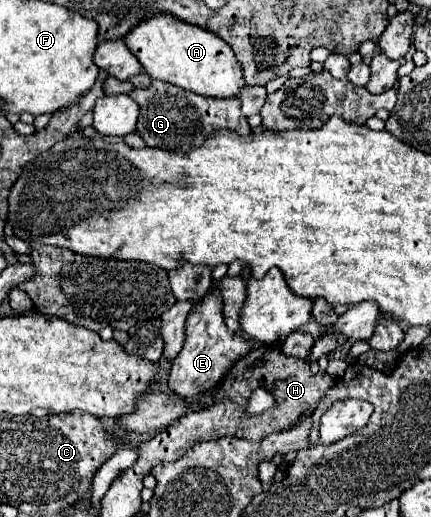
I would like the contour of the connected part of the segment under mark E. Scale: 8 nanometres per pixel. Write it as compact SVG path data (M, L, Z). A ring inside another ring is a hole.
M215 288L205 300L201 300L193 312L187 318L185 324L185 344L179 356L173 360L173 370L169 374L169 388L181 398L193 398L197 394L207 392L215 384L221 382L221 378L227 374L229 366L233 366L241 354L247 354L251 350L249 342L241 338L239 334L233 334L223 326L223 314L219 314L219 294L215 294Z

